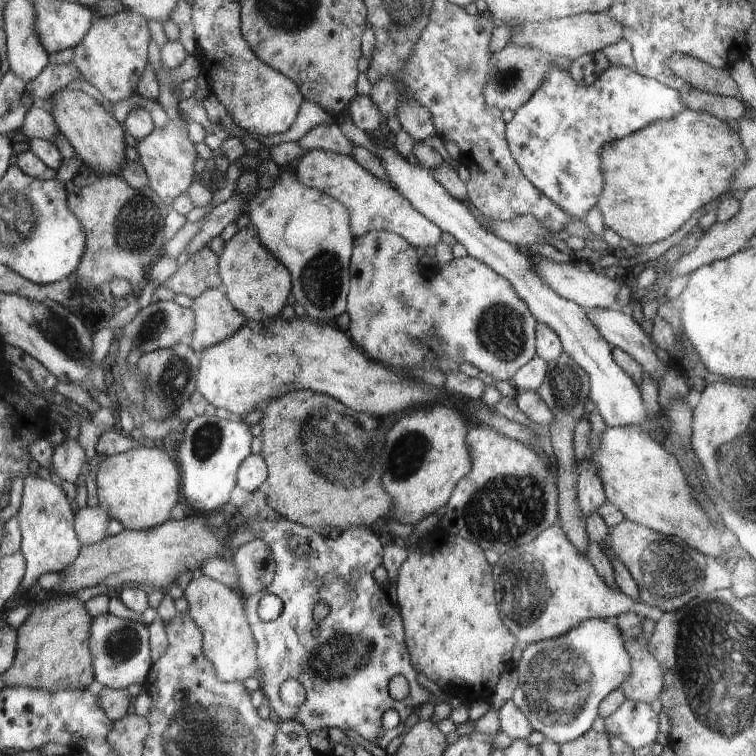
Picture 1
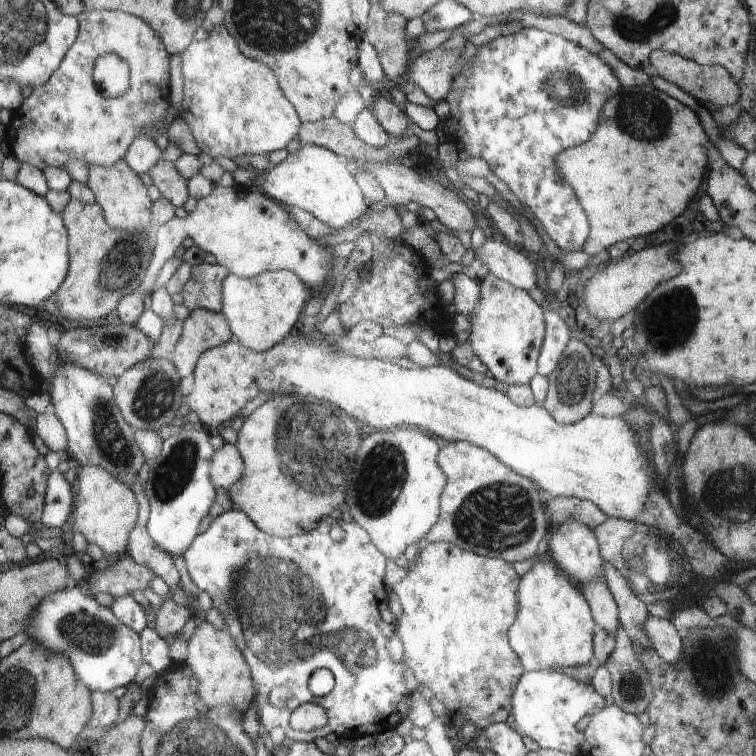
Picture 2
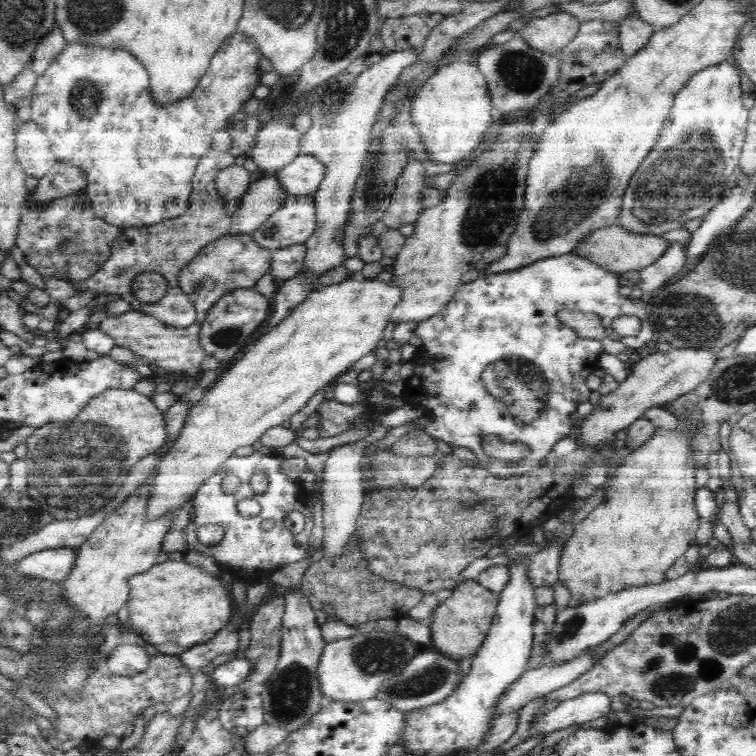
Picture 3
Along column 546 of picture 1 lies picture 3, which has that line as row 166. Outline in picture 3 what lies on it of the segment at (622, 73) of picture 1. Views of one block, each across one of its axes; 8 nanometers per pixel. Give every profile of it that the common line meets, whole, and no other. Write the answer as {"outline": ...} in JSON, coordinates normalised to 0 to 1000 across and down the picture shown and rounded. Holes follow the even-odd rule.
{"outline":[[[319,41],[299,50],[278,77],[275,95],[258,119],[233,138],[212,143],[198,124],[196,95],[167,66],[85,61],[82,71],[49,107],[42,156],[66,184],[74,209],[114,229],[111,253],[135,292],[161,302],[204,298],[246,280],[262,212],[280,196],[280,177],[304,172],[310,163],[304,156],[336,128],[345,103],[341,83],[347,74],[340,56]]]}

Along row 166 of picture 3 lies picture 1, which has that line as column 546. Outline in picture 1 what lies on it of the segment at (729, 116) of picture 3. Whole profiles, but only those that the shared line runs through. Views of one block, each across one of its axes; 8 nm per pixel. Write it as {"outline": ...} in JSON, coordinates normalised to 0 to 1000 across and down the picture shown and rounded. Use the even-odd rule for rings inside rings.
{"outline":[[[776,817],[759,832],[743,839],[743,844],[717,847],[692,857],[690,868],[681,881],[685,889],[685,907],[679,917],[679,930],[693,943],[705,966],[712,966],[722,978],[746,984],[770,974],[780,966],[788,952],[791,931],[828,902],[836,892],[836,870],[827,854],[828,844],[815,827],[798,817]]]}

